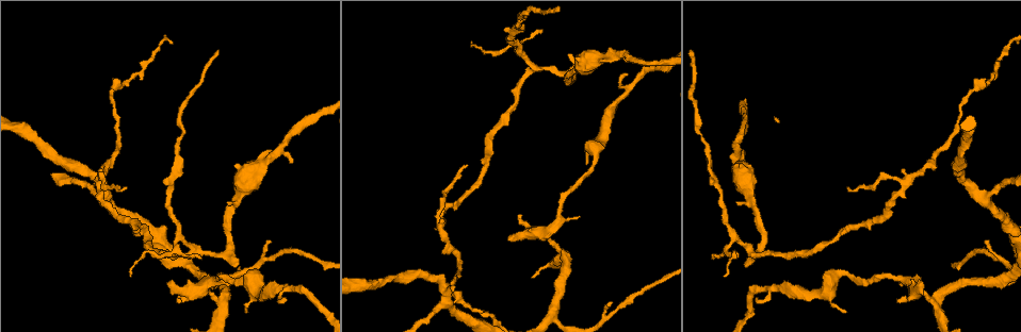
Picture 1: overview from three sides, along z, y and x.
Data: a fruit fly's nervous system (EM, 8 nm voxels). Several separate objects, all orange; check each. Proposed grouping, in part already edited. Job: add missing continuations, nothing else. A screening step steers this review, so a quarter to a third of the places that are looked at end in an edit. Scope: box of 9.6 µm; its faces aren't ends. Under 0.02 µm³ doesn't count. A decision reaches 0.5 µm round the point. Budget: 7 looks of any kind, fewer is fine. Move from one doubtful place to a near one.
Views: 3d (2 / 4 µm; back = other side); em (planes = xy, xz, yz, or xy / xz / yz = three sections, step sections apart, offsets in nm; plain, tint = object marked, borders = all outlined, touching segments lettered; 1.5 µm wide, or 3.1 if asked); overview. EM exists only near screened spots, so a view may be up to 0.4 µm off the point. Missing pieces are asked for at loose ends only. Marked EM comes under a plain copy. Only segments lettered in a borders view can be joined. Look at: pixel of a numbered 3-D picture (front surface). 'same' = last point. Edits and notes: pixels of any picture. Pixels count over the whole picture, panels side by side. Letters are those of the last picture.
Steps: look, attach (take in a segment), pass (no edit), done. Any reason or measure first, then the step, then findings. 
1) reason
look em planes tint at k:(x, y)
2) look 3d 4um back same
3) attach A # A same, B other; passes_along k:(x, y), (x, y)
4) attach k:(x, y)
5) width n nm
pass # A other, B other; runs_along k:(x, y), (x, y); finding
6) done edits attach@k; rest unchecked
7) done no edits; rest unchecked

look em xz step 4 tint at 1:(471, 41)

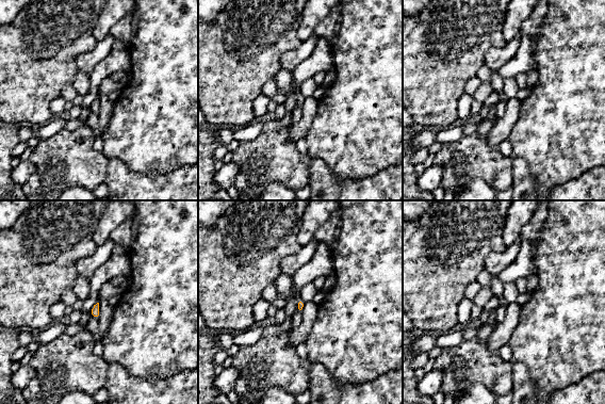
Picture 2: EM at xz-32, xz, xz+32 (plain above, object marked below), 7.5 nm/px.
look em planes borders same

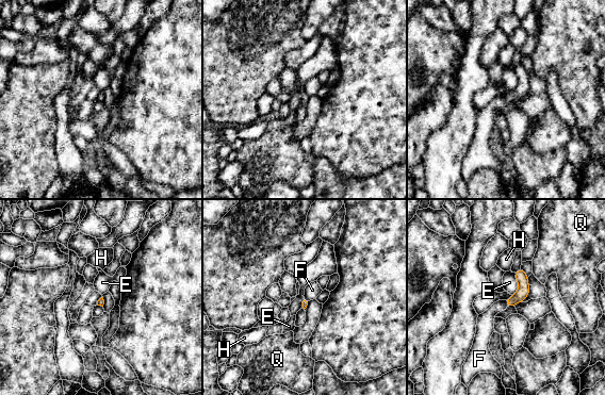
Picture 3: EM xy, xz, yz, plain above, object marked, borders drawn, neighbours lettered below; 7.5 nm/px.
pass # E other, F other, H other, Q other; border 3:(505, 300), (508, 306); no lettered segment goes on from it

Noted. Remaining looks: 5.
free end
look em planes borders at 1:(239, 263)

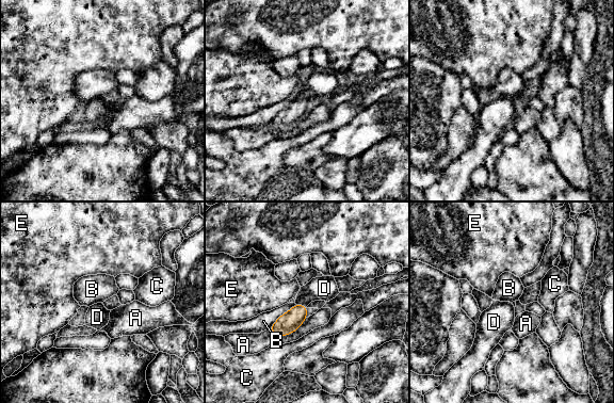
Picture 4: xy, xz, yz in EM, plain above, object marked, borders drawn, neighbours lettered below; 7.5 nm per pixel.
longest_contact B 280 nm
attach D # A other, B other, C other, D same, E other; passes_along 4:(289, 322), (302, 305), (324, 288); it goes on there

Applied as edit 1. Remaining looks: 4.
branch stops here
look 3d 2um at 1:(899, 298)

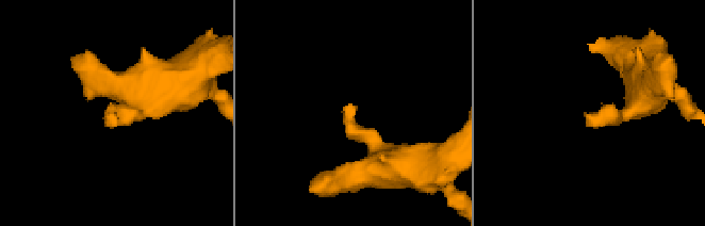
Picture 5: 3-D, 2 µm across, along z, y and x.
look em planes borders at 5:(349, 106)

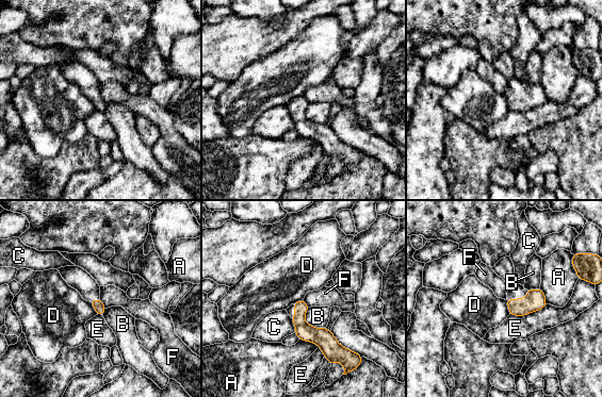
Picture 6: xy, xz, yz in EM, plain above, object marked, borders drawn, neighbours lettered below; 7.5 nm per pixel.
longest_contact E 300 nm
pass # A other, B other, C other, D other, E other, F other; border 6:(505, 300), (509, 314); no lettered segment goes on from it

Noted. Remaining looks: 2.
done edits attach@4; rest unchecked

